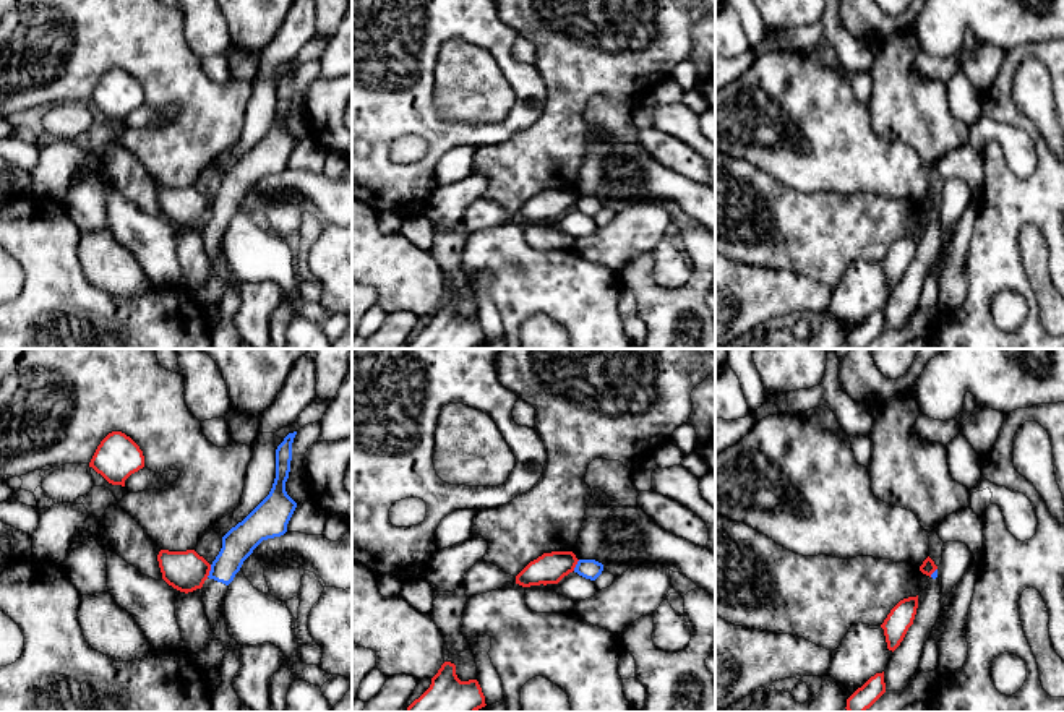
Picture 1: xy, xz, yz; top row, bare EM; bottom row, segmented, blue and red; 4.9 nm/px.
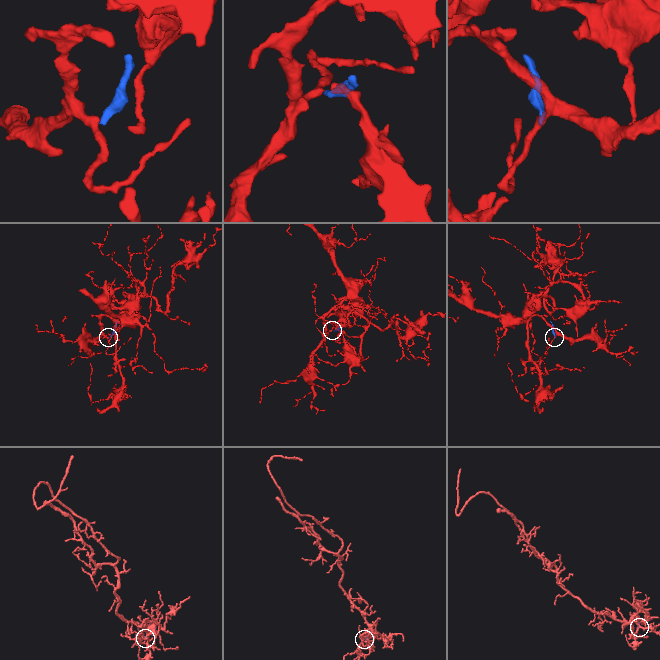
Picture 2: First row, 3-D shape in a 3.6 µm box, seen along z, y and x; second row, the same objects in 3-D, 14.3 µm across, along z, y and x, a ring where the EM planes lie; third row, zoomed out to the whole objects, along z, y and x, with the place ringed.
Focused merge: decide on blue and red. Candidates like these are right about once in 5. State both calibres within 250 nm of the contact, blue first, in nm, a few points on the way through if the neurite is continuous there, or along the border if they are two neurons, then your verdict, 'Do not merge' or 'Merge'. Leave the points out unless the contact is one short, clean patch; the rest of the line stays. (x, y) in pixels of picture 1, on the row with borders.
Thickness 160 nm (blue) against 200 nm. Boundary: xy (211, 565), (206, 576). Do not merge

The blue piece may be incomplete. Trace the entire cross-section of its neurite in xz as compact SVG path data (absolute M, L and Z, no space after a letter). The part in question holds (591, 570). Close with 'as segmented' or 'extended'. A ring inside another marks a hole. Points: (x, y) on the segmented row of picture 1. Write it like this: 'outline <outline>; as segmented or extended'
outline M579 560L574 573L577 573L579 576L595 581L603 571L603 564L595 561L595 560Z; as segmented

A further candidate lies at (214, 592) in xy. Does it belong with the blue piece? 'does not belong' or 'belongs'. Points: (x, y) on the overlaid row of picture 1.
belongs

